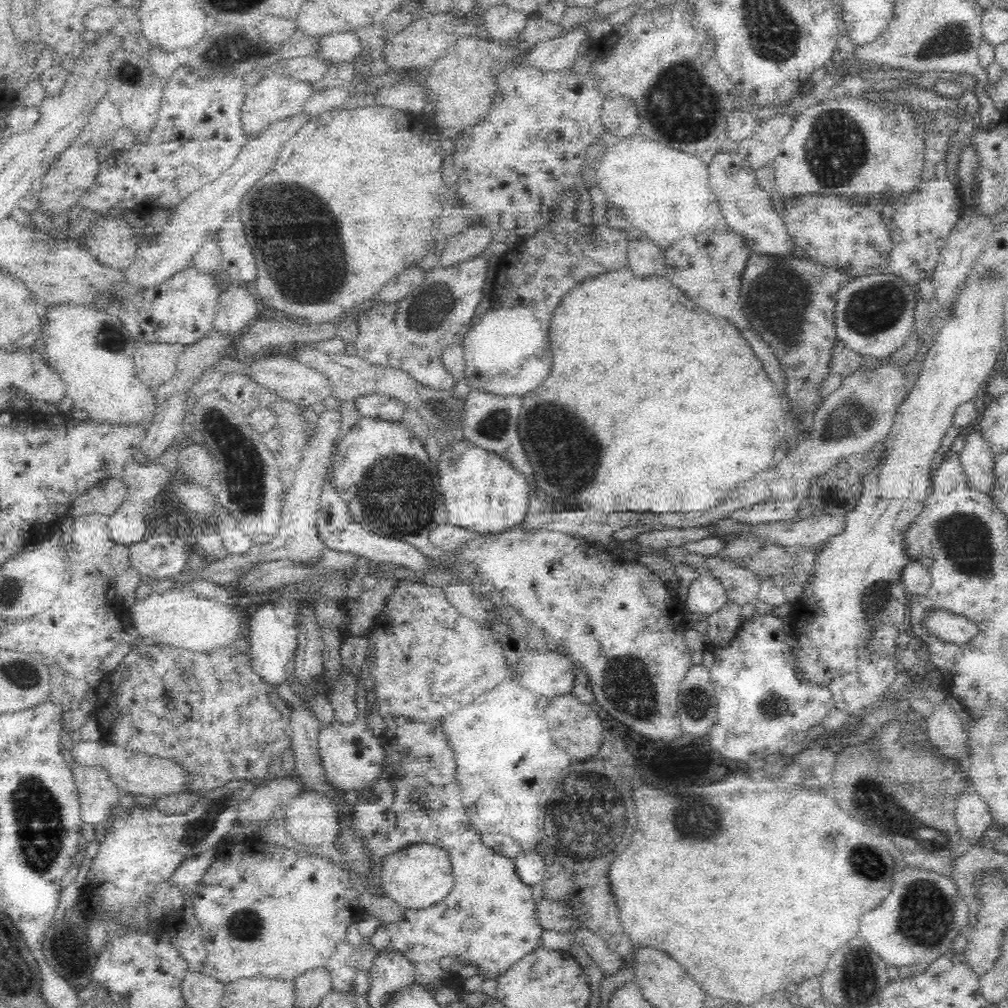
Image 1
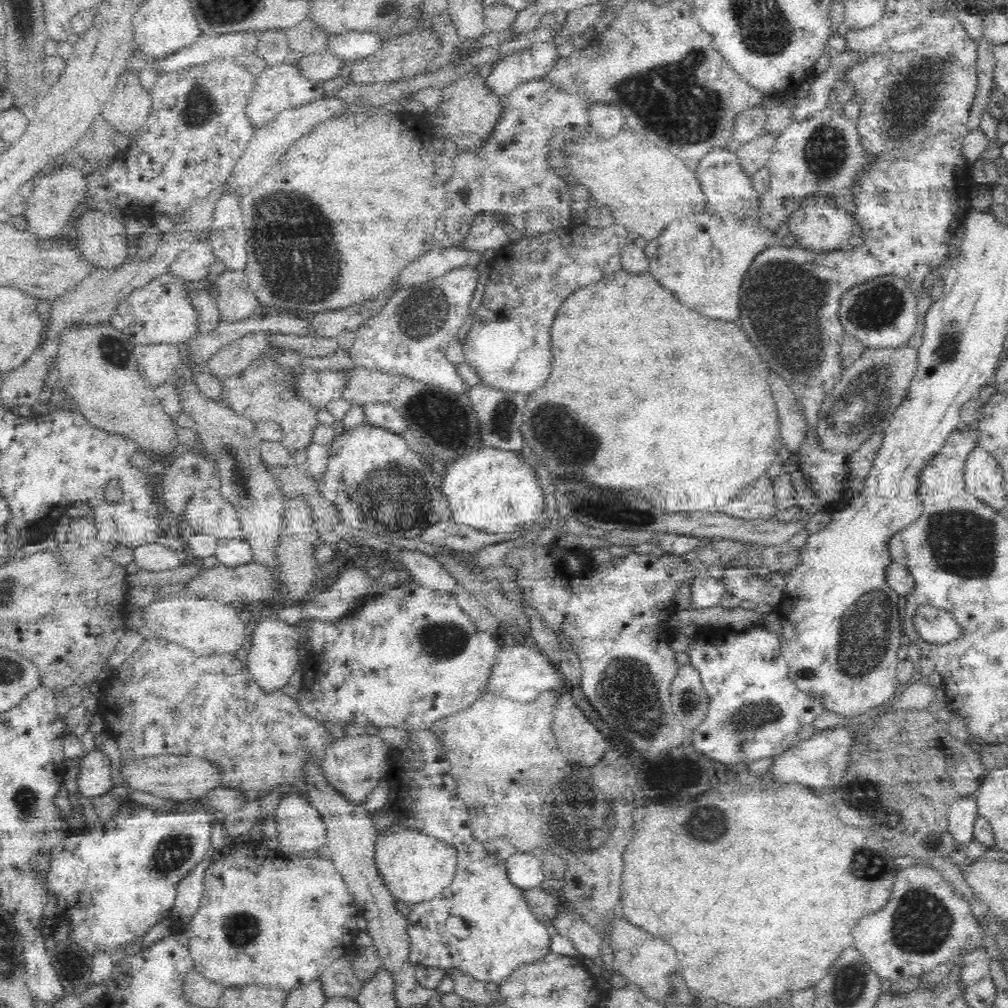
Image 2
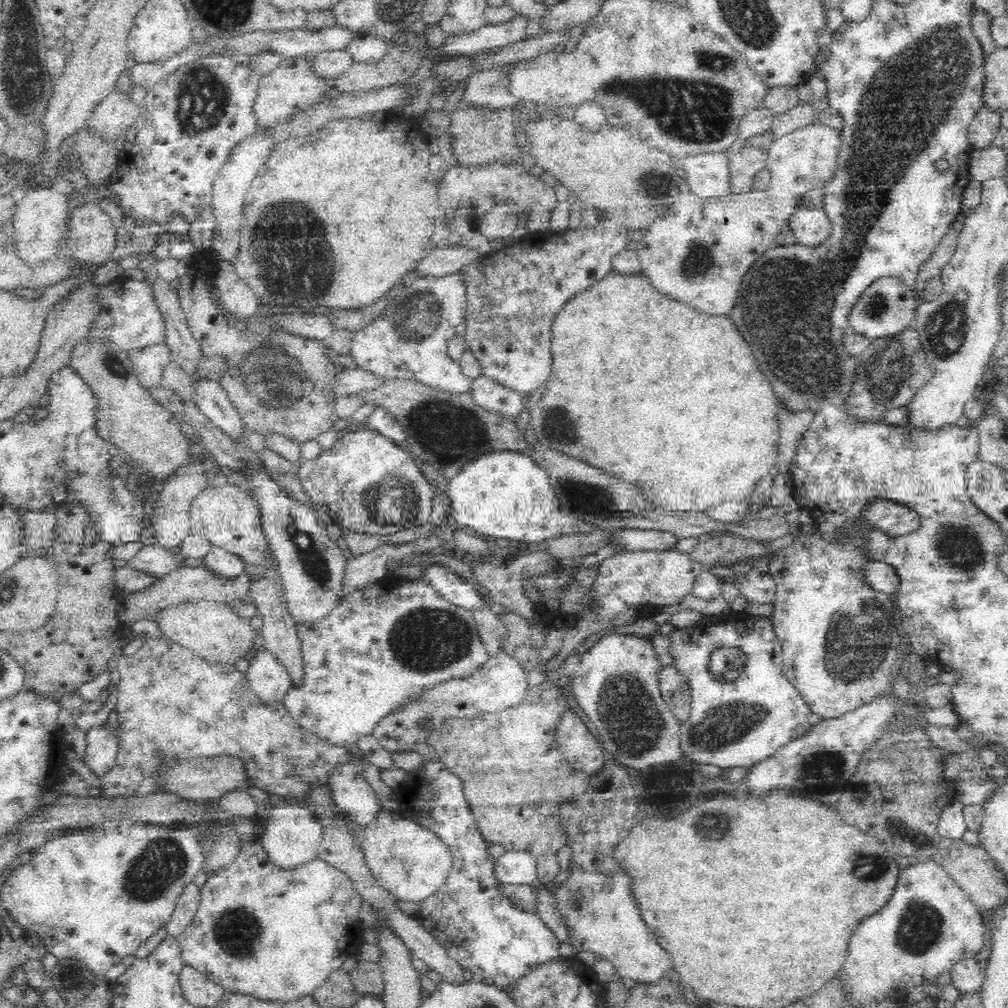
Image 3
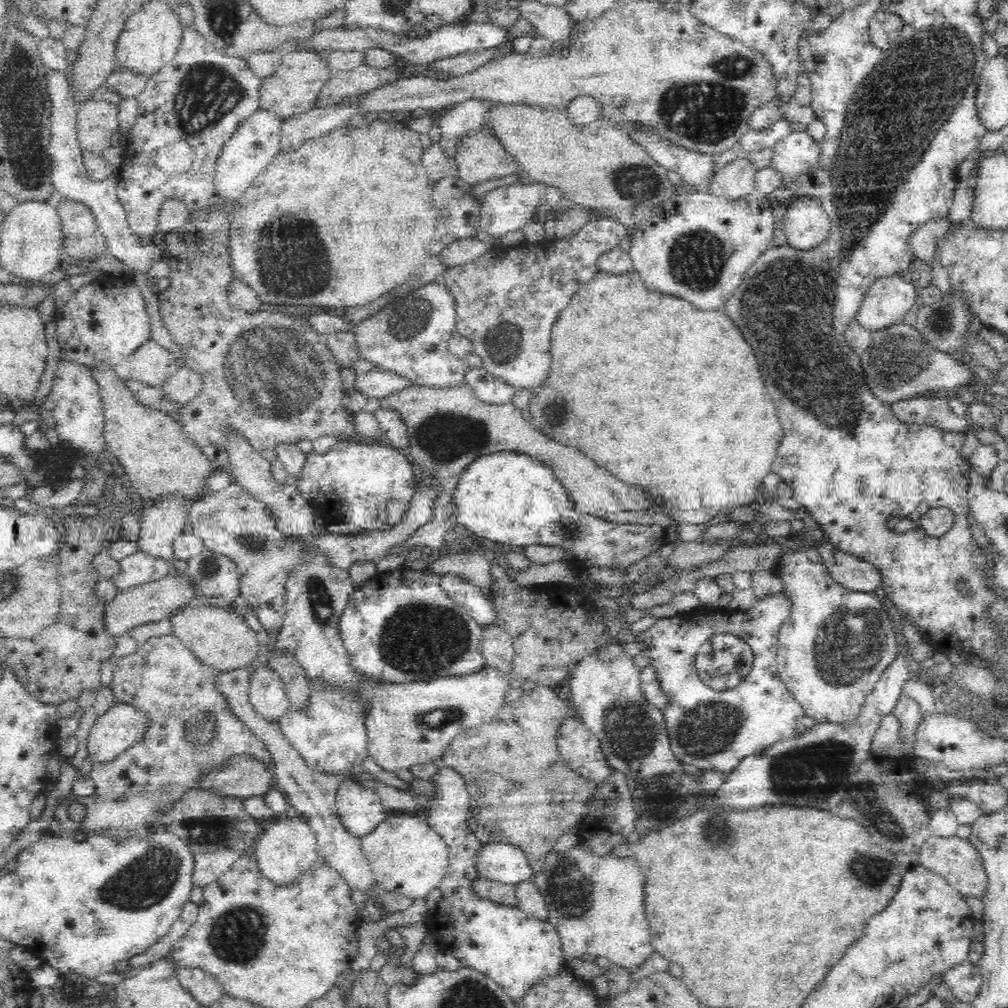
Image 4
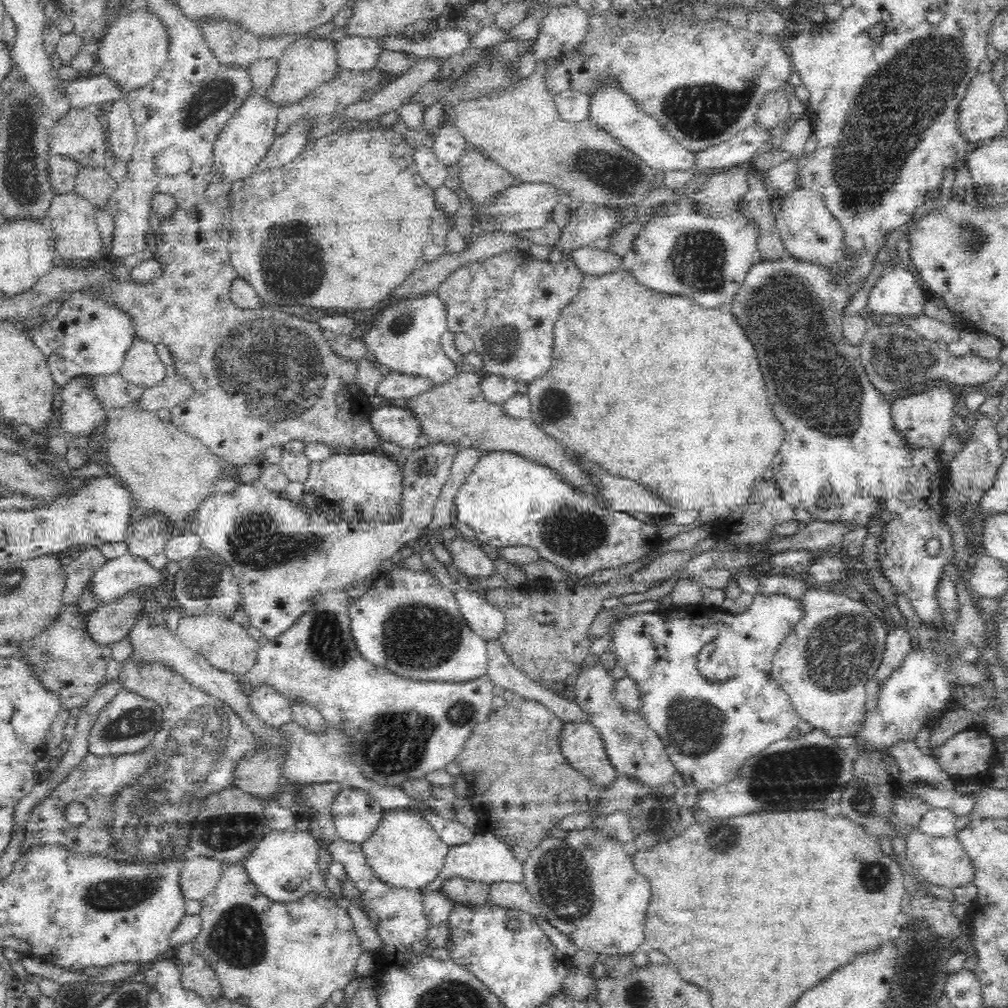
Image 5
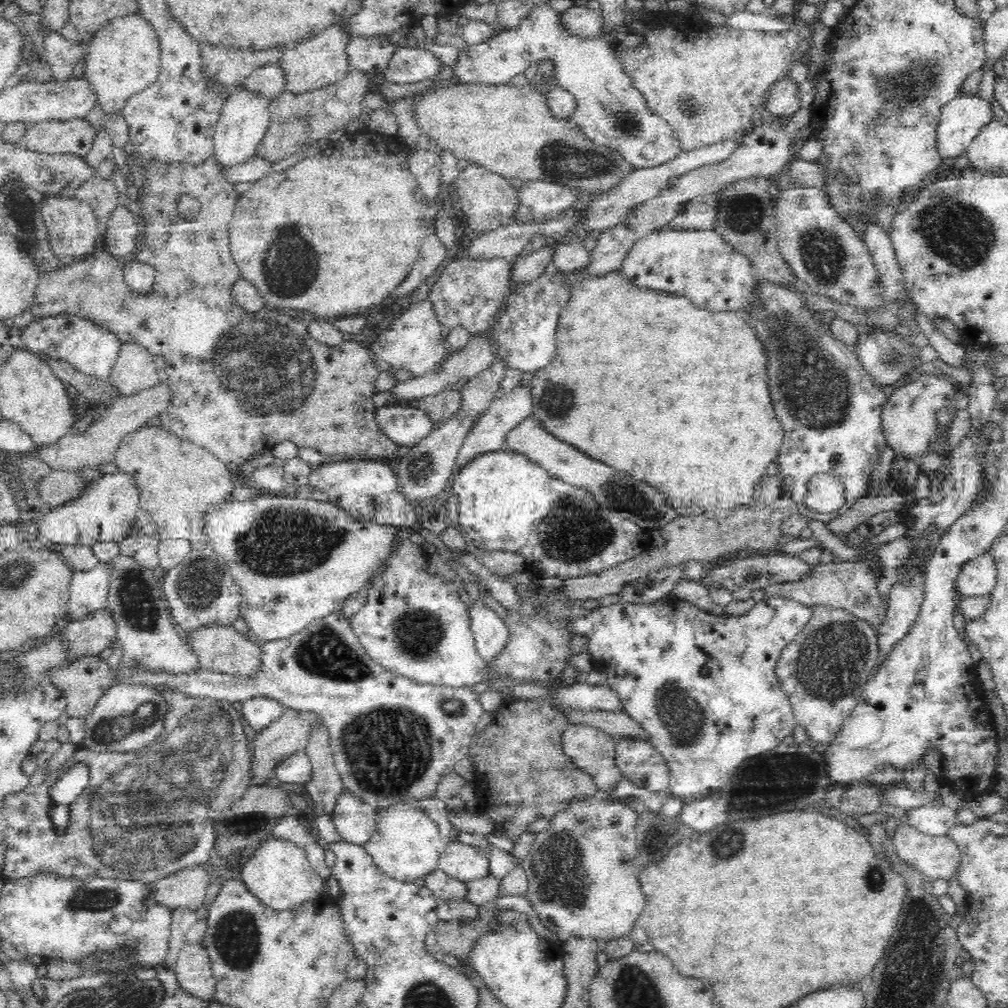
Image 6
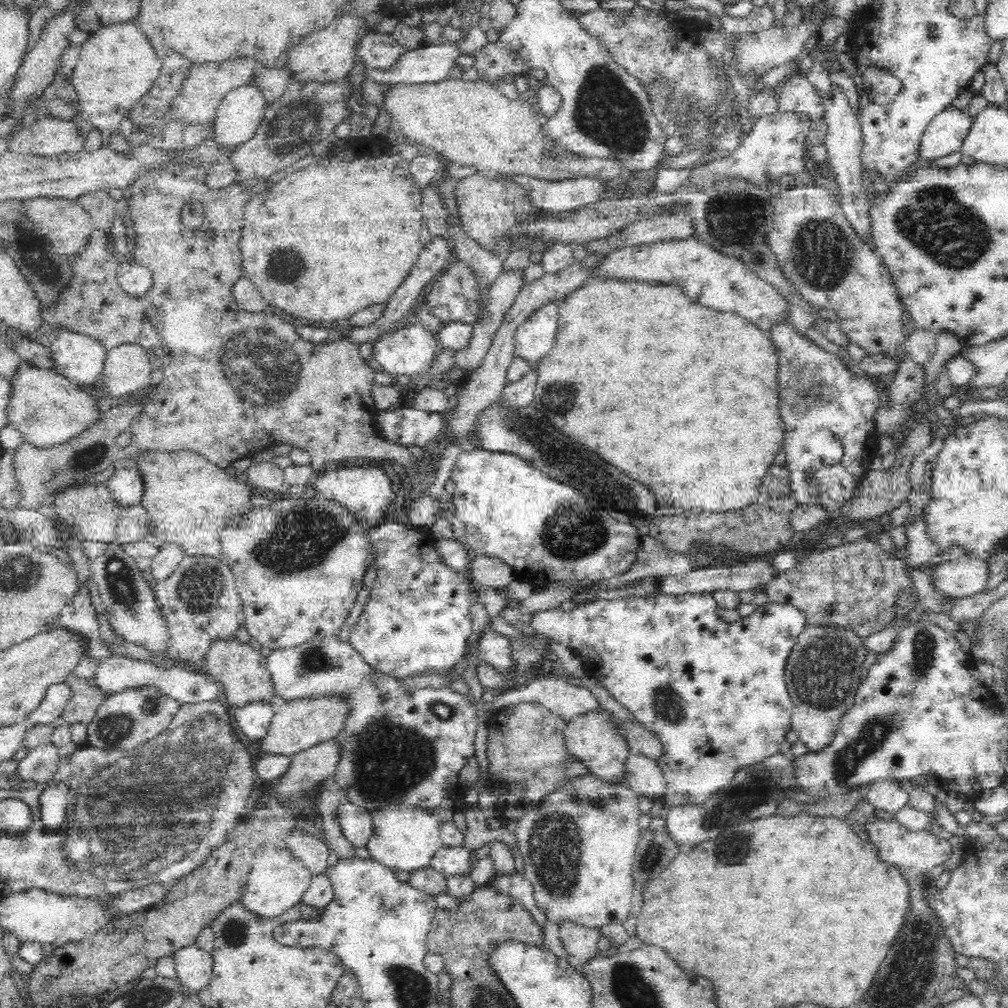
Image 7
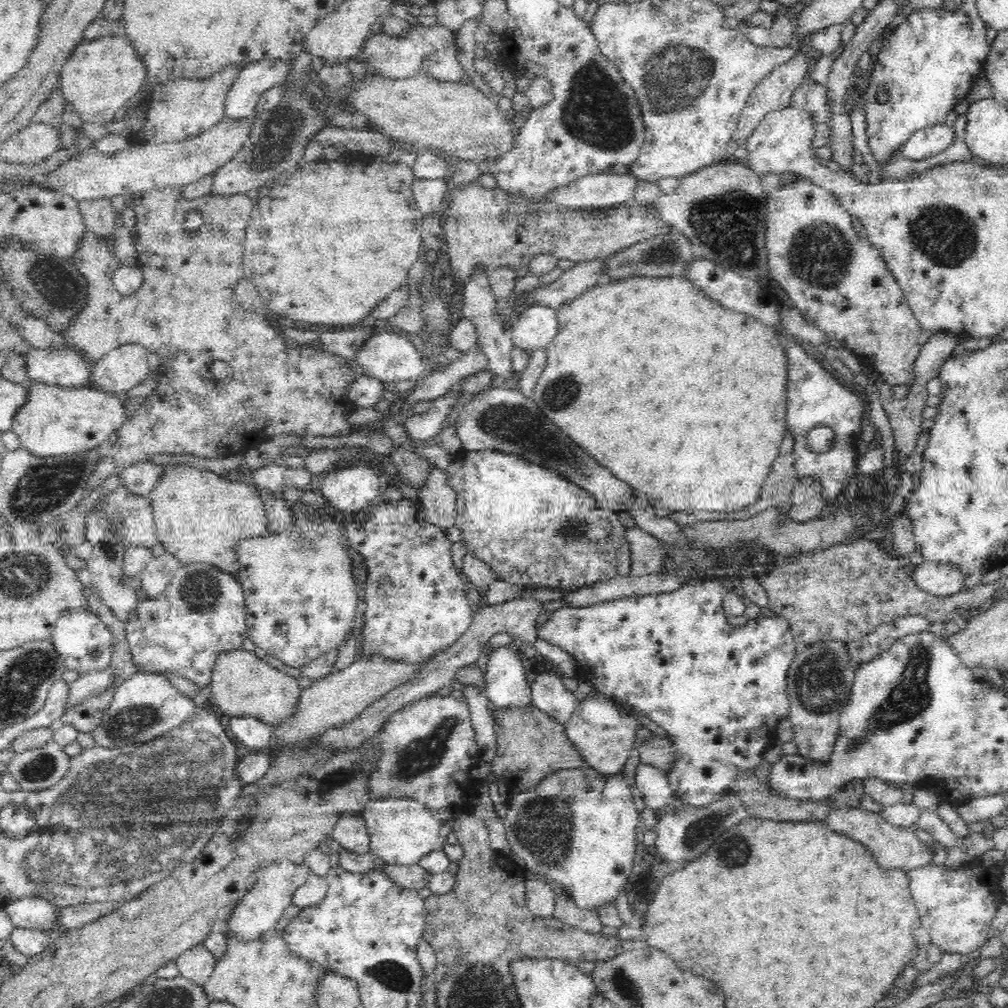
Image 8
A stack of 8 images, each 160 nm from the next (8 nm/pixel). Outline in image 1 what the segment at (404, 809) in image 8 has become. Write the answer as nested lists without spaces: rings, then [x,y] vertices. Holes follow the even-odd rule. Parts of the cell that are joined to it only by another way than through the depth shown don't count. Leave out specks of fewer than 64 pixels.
[[[426,844],[410,845],[384,858],[382,884],[386,894],[398,905],[404,906],[412,914],[418,909],[434,907],[450,894],[455,887],[451,860],[449,856],[436,848]]]

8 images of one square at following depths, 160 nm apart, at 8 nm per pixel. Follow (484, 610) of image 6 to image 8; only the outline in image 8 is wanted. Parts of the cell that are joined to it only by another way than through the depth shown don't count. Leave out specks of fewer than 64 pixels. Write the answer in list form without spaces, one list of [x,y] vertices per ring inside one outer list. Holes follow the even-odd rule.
[[[511,646],[490,652],[485,670],[485,692],[493,709],[528,707],[531,690],[519,655]]]

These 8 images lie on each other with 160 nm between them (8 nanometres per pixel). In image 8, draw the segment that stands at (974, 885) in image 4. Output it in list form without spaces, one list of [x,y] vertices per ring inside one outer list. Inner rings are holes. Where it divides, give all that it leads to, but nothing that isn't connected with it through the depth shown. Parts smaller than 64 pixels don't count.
[[[838,807],[824,820],[832,829],[836,829],[848,837],[856,839],[858,842],[864,843],[878,861],[878,864],[884,870],[900,869],[903,871],[912,870],[912,868],[920,868],[928,864],[932,864],[934,858],[934,850],[930,846],[922,842],[916,837],[915,828],[902,828],[894,826],[888,822],[882,812],[876,813],[866,809]]]

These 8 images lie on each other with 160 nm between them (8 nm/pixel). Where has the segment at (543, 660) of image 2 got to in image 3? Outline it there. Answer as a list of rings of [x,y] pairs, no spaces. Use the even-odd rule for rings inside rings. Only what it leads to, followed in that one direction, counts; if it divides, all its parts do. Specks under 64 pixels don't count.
[[[500,650],[488,660],[488,663],[472,674],[471,678],[454,678],[446,684],[436,686],[436,690],[428,690],[420,696],[418,702],[404,706],[402,710],[388,714],[373,730],[382,747],[390,752],[404,752],[414,750],[414,744],[426,742],[432,730],[440,730],[446,716],[475,717],[486,711],[504,710],[508,706],[518,706],[526,700],[530,686],[529,672],[520,665],[518,658]]]

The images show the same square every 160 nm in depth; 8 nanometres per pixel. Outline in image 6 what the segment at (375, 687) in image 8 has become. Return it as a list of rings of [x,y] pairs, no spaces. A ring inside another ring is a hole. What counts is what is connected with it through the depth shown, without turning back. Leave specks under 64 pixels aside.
[[[286,708],[283,716],[277,722],[258,733],[254,741],[254,753],[251,755],[251,765],[249,766],[250,785],[260,786],[268,784],[274,778],[275,768],[279,766],[280,762],[284,762],[285,758],[288,758],[297,750],[305,748],[310,728],[318,720],[320,720],[319,716],[312,712],[304,713]]]

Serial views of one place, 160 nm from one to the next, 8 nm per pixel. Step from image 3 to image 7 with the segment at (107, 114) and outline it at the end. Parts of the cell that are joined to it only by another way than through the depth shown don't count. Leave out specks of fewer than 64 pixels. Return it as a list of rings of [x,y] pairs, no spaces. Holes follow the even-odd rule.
[[[43,118],[18,132],[8,143],[8,151],[15,154],[46,157],[83,150],[86,137],[72,121]]]

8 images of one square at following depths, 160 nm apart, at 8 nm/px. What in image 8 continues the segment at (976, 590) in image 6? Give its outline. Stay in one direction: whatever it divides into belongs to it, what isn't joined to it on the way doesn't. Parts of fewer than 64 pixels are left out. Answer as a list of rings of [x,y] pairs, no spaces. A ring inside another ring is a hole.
[[[922,561],[910,569],[921,590],[935,596],[953,596],[966,591],[968,573],[950,562]]]

